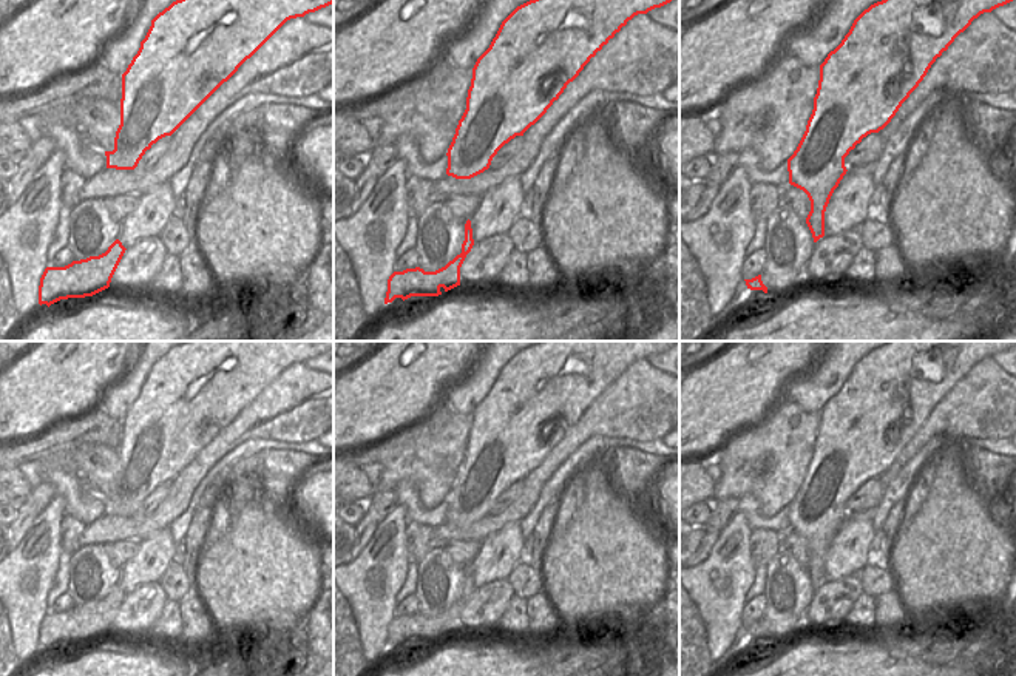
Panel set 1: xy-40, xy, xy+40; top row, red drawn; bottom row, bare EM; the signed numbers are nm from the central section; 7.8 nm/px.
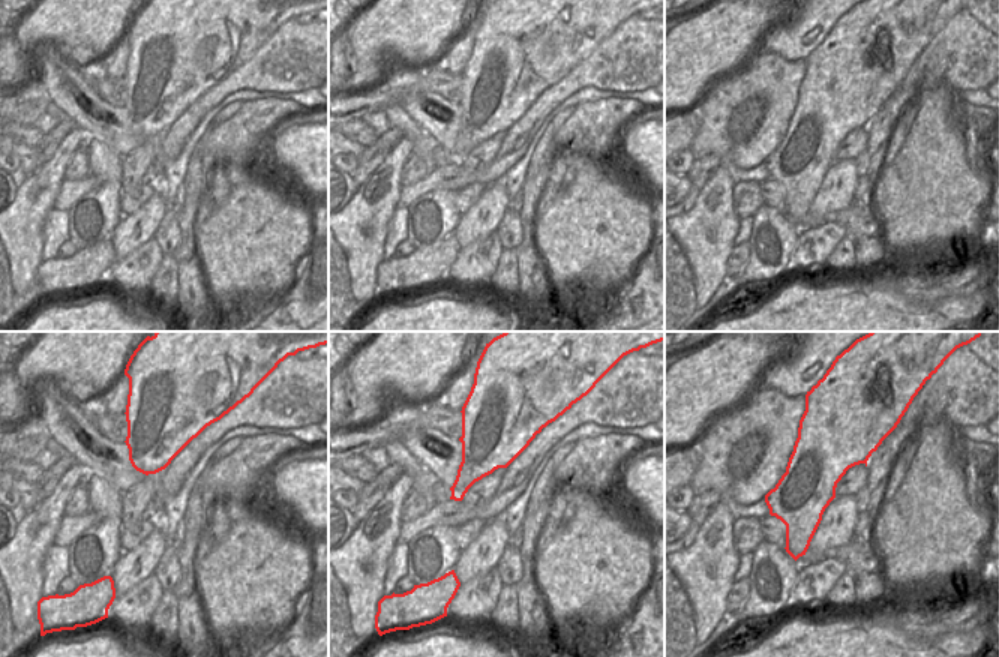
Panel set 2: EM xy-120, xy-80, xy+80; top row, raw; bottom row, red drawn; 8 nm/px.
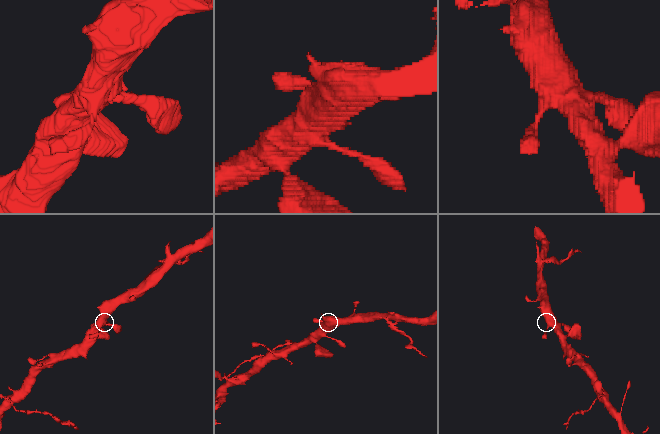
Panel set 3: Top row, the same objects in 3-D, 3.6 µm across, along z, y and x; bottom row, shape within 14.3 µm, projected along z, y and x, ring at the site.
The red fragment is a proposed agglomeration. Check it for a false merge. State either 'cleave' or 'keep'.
keep

